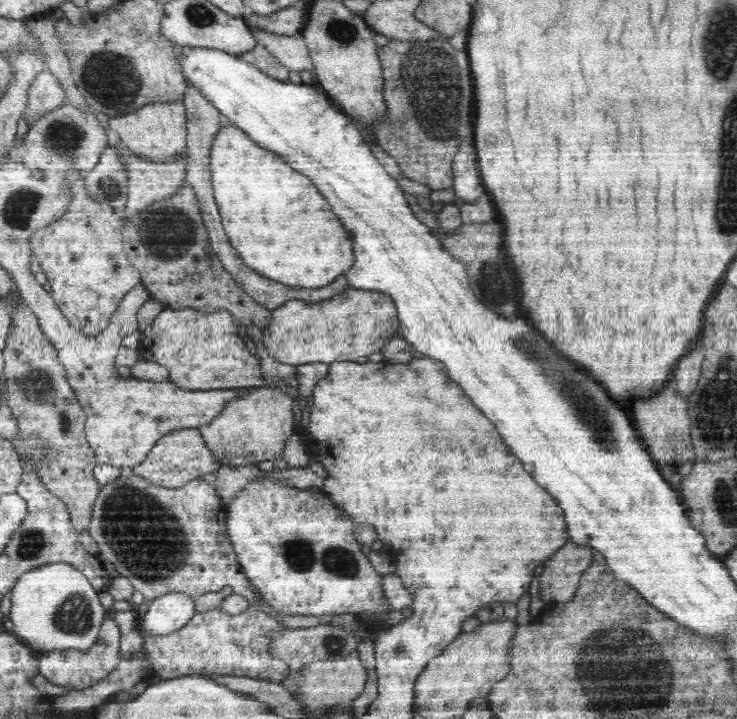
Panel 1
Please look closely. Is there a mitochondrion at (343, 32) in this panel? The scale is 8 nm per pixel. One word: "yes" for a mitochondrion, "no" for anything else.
yes

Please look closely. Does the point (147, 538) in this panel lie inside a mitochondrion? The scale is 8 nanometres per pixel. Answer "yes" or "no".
yes

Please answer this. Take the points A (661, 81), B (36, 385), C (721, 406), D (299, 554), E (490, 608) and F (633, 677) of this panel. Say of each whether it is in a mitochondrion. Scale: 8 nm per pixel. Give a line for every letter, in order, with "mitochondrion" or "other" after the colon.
A: other
B: mitochondrion
C: mitochondrion
D: mitochondrion
E: other
F: mitochondrion

